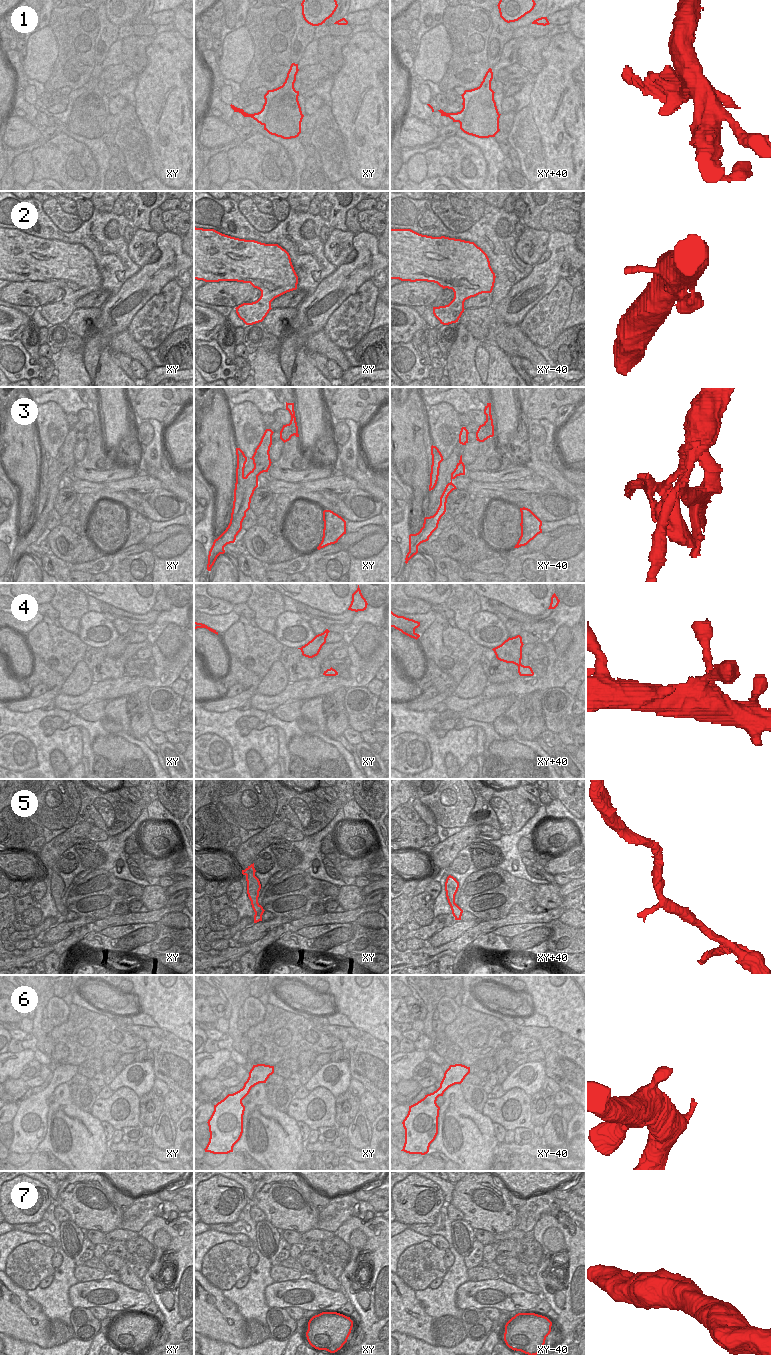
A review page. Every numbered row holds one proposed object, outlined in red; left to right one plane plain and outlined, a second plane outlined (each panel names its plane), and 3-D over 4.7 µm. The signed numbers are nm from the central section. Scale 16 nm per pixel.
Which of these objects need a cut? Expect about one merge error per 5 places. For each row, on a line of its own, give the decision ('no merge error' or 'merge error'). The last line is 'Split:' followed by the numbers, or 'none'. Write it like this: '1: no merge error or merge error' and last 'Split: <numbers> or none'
1: merge error
2: no merge error
3: merge error
4: no merge error
5: no merge error
6: no merge error
7: no merge error
Split: 1, 3

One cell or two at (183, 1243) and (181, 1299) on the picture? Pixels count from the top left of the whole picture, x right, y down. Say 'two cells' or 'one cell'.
one cell

